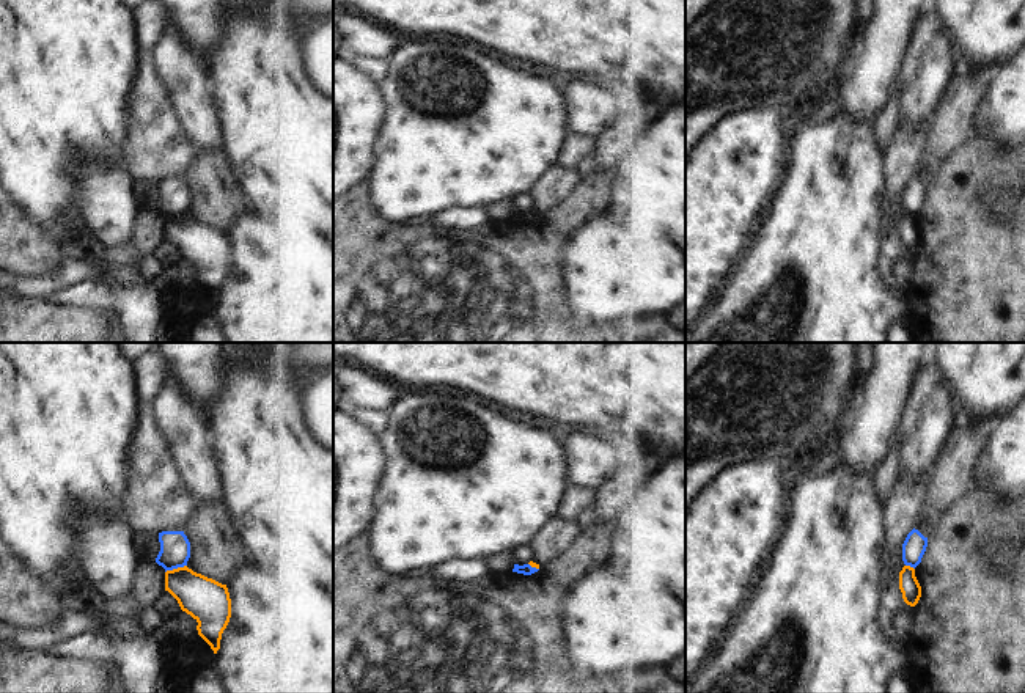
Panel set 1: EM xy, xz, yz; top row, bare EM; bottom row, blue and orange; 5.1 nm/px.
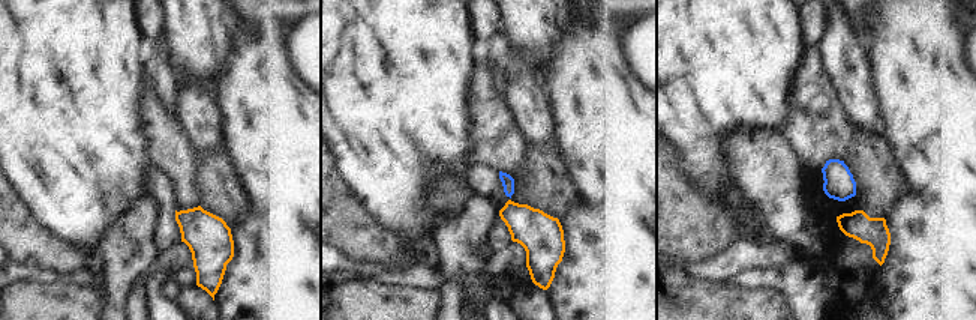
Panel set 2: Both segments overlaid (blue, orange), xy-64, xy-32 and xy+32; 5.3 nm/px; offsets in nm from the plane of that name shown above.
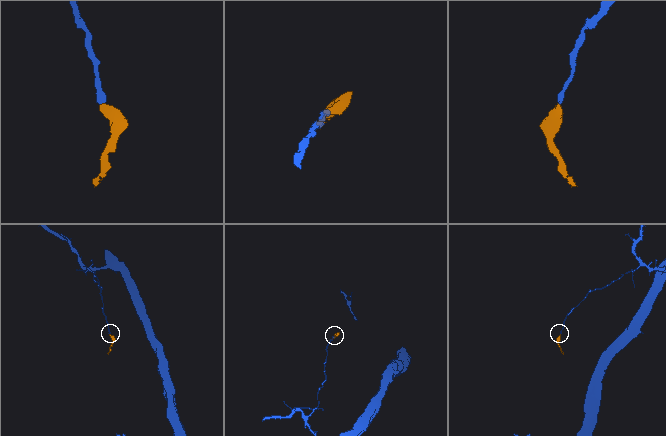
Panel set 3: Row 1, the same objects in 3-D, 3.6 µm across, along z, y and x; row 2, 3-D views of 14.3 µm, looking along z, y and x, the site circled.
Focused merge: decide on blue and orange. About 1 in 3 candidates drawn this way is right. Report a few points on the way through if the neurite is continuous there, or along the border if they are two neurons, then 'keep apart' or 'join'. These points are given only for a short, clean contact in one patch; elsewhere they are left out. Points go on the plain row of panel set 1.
border xy (186, 212), (165, 220); keep apart

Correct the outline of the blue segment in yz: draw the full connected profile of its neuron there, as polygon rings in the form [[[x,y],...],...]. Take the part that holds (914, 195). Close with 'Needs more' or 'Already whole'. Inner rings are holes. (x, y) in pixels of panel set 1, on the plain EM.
[[[912,178],[902,192],[902,209],[906,214],[917,215],[928,195],[928,185],[924,185],[918,178]]]. Already whole.

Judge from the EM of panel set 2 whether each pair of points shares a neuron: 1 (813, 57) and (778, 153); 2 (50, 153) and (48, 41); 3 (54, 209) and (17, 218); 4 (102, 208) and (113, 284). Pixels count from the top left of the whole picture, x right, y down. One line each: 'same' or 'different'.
1: different
2: same
3: different
4: different

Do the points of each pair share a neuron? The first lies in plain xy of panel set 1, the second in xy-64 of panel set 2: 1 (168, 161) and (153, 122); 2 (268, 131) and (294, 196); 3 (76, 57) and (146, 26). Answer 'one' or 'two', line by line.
1: one
2: one
3: two

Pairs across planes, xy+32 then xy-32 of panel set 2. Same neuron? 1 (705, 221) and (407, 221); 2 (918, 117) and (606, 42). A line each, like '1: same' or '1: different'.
1: different
2: same

